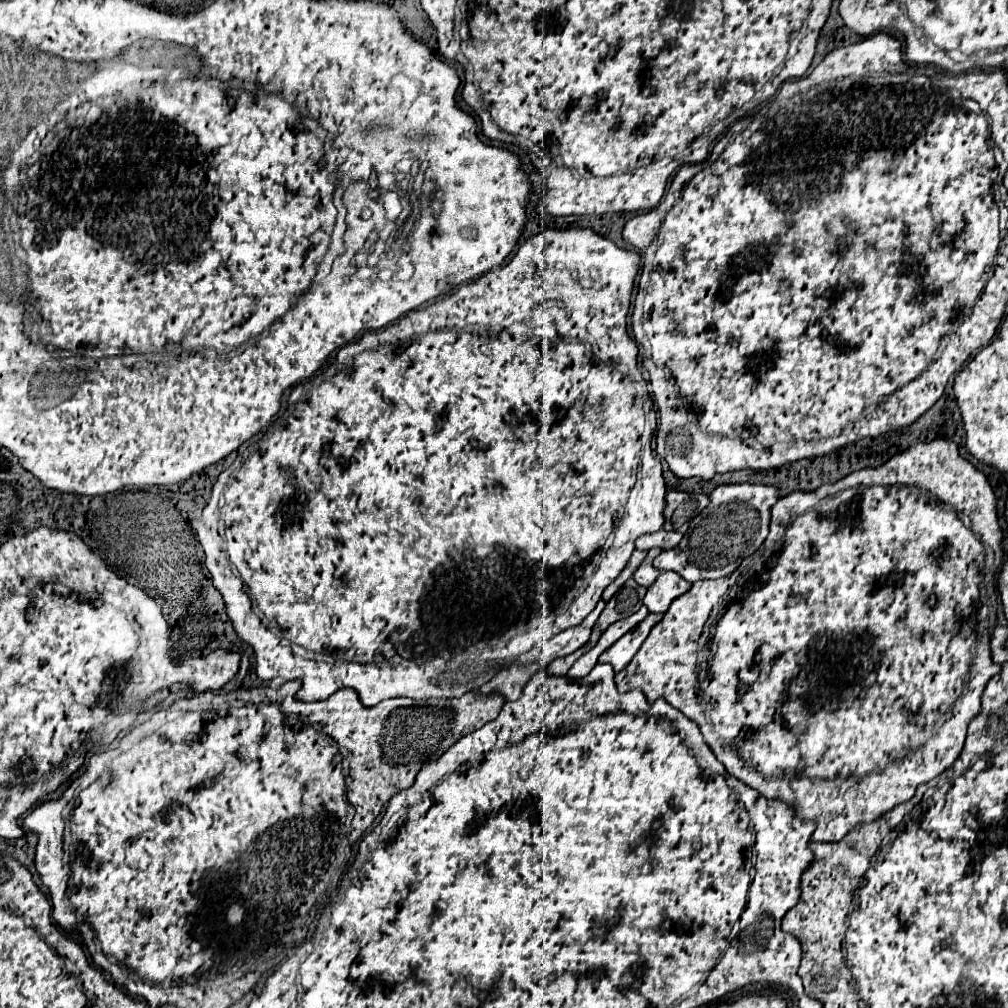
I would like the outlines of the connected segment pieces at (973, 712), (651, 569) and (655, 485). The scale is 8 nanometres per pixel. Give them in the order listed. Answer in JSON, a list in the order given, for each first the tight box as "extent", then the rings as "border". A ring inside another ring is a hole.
[{"extent":[617,438,1003,842],"border":[[[937,438],[933,442],[917,442],[911,448],[895,454],[891,460],[887,460],[883,466],[877,468],[863,468],[857,470],[839,482],[824,484],[813,492],[797,490],[785,498],[779,498],[777,504],[771,508],[771,526],[769,536],[757,550],[755,562],[763,570],[757,570],[757,576],[751,580],[742,578],[747,569],[754,563],[741,562],[739,568],[728,576],[719,580],[704,580],[692,584],[691,590],[683,596],[675,598],[669,610],[663,614],[663,618],[651,628],[651,634],[639,648],[639,652],[633,656],[633,660],[617,672],[617,688],[619,692],[629,692],[639,688],[647,702],[653,704],[659,698],[665,699],[673,708],[681,710],[687,718],[697,722],[697,726],[703,732],[705,742],[715,752],[717,760],[725,764],[727,772],[747,786],[755,788],[765,798],[779,798],[787,804],[795,804],[795,816],[799,820],[811,820],[817,822],[817,828],[811,836],[813,842],[839,842],[847,832],[851,832],[859,824],[873,822],[899,806],[901,802],[907,802],[913,798],[919,784],[933,780],[941,772],[945,772],[961,754],[965,746],[965,736],[969,722],[981,712],[981,694],[987,686],[987,682],[1001,672],[1001,664],[995,664],[991,658],[989,638],[979,638],[979,632],[985,628],[993,630],[995,626],[995,614],[997,614],[997,588],[985,588],[983,586],[983,574],[981,566],[985,564],[985,546],[975,536],[975,532],[963,524],[957,512],[949,512],[949,508],[933,498],[929,492],[933,492],[943,502],[949,502],[961,514],[969,516],[973,522],[973,530],[977,530],[987,546],[993,546],[993,554],[997,554],[997,560],[1003,560],[1003,530],[997,516],[997,496],[983,472],[979,472],[971,462],[959,456],[957,444],[947,438]],[[821,658],[827,658],[829,662],[823,664]],[[697,662],[701,662],[701,674],[697,674]]]},{"extent":[633,548,661,586],"border":[[[651,548],[651,550],[647,552],[647,558],[643,560],[643,564],[637,568],[637,572],[635,572],[633,578],[635,578],[641,586],[651,586],[653,580],[659,576],[659,570],[653,566],[653,558],[655,558],[659,552],[661,552],[659,548]]]},{"extent":[191,228,667,706],"border":[[[589,228],[543,230],[537,236],[527,238],[519,246],[519,250],[515,252],[515,256],[505,266],[499,266],[499,268],[483,274],[477,282],[471,282],[471,284],[461,286],[455,294],[451,294],[445,300],[439,300],[433,306],[427,306],[425,310],[409,312],[405,318],[401,318],[395,324],[385,326],[379,332],[363,334],[357,342],[351,342],[349,346],[343,346],[343,350],[353,350],[353,354],[349,354],[349,358],[345,358],[345,362],[331,362],[321,372],[321,378],[317,374],[317,376],[313,376],[313,378],[309,378],[309,380],[305,380],[305,382],[301,382],[301,384],[297,384],[293,388],[293,392],[291,392],[291,396],[289,396],[287,406],[283,408],[283,412],[277,414],[277,418],[267,428],[267,432],[263,434],[263,438],[249,448],[251,454],[246,458],[245,452],[243,452],[229,468],[219,475],[213,486],[213,498],[211,498],[211,502],[207,506],[209,510],[203,510],[201,516],[197,516],[197,518],[191,520],[191,526],[195,528],[195,536],[201,542],[203,550],[205,550],[205,556],[207,556],[205,566],[211,572],[213,586],[219,588],[219,592],[223,594],[223,600],[225,600],[225,606],[227,606],[227,614],[229,614],[229,618],[231,618],[237,634],[241,636],[241,640],[247,642],[247,644],[251,644],[253,650],[257,652],[255,654],[255,658],[257,658],[257,676],[261,680],[273,680],[277,676],[281,676],[285,680],[301,678],[303,680],[303,688],[297,694],[297,698],[301,698],[305,702],[325,700],[333,692],[337,692],[339,688],[353,688],[353,690],[357,690],[357,694],[359,694],[359,698],[361,698],[361,702],[365,706],[375,706],[381,700],[395,698],[395,696],[407,696],[407,698],[413,698],[413,700],[455,698],[455,696],[463,696],[465,692],[469,692],[473,688],[483,686],[499,670],[511,666],[523,652],[529,652],[535,644],[553,638],[555,634],[563,632],[569,626],[579,624],[595,608],[595,604],[601,598],[603,590],[625,570],[625,566],[627,566],[627,562],[629,562],[629,558],[631,558],[631,554],[635,550],[635,540],[639,536],[643,536],[643,534],[651,534],[651,532],[661,530],[661,526],[665,524],[663,510],[667,506],[665,504],[667,490],[665,490],[665,482],[661,480],[661,464],[657,462],[657,458],[653,456],[653,452],[645,452],[645,456],[641,458],[641,446],[645,442],[651,442],[653,436],[655,436],[655,430],[657,430],[657,420],[655,420],[655,412],[653,412],[653,400],[647,394],[643,376],[641,378],[637,378],[637,376],[626,376],[619,371],[629,370],[629,374],[637,374],[637,344],[633,340],[629,340],[629,334],[627,334],[627,312],[629,312],[629,304],[631,304],[631,292],[633,292],[633,284],[635,284],[637,270],[639,270],[639,254],[637,252],[623,250],[623,248],[615,246],[611,240],[599,236],[597,232],[593,232]],[[593,356],[597,360],[607,360],[607,363],[601,362],[601,366],[599,366],[593,362]],[[613,414],[615,416],[621,416],[621,420],[607,420],[605,418],[605,416],[613,416]],[[639,468],[641,468],[641,488],[637,490],[635,502],[628,508],[628,512],[625,513],[625,502],[629,500],[629,492],[631,492],[631,488],[639,480],[639,476],[637,476],[639,474]],[[224,490],[225,506],[221,508],[221,518],[227,524],[227,534],[225,534],[227,536],[227,552],[223,552],[223,538],[219,536],[219,498],[221,498]],[[227,554],[229,554],[231,562],[235,564],[235,568],[239,570],[241,578],[237,578],[237,574],[235,574],[235,570],[233,570]],[[249,596],[255,602],[255,606],[263,612],[263,616],[253,618],[253,604],[249,604]]]}]

